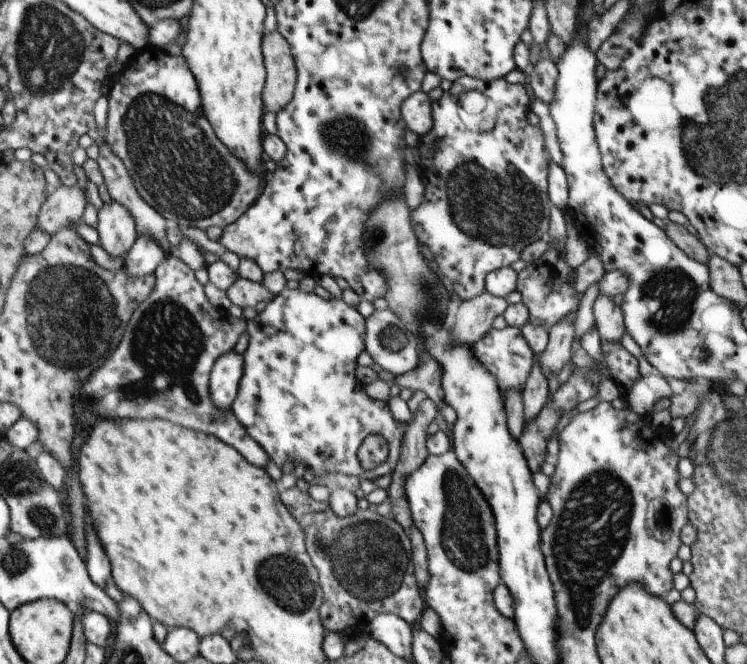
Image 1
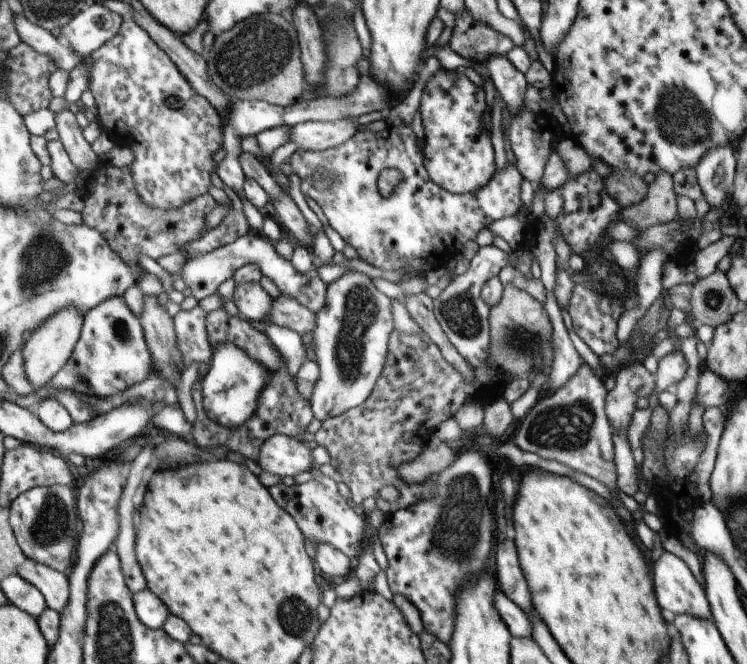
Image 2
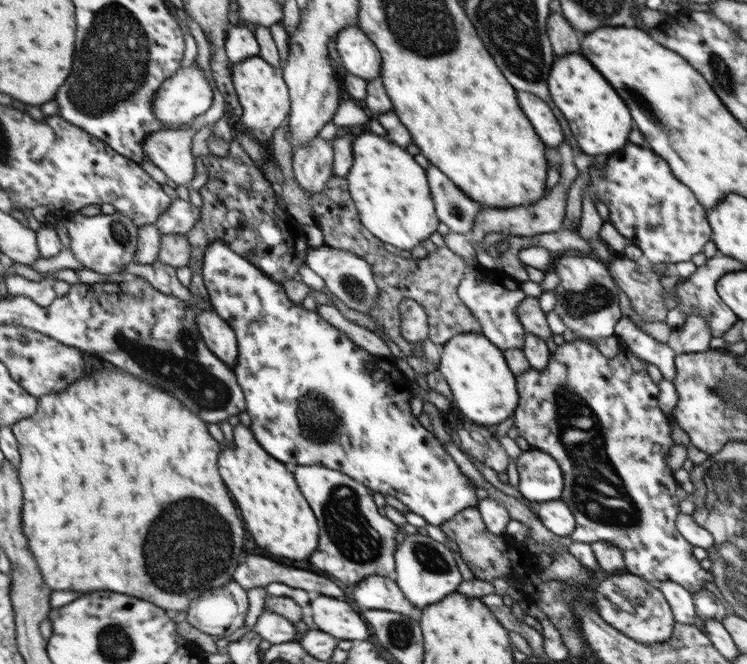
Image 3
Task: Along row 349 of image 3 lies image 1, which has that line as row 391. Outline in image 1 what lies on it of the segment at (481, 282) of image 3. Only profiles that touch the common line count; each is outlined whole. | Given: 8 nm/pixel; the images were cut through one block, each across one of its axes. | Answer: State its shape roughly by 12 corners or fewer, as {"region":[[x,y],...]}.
{"region":[[492,329],[472,348],[502,397],[523,390],[535,353],[521,329]]}

